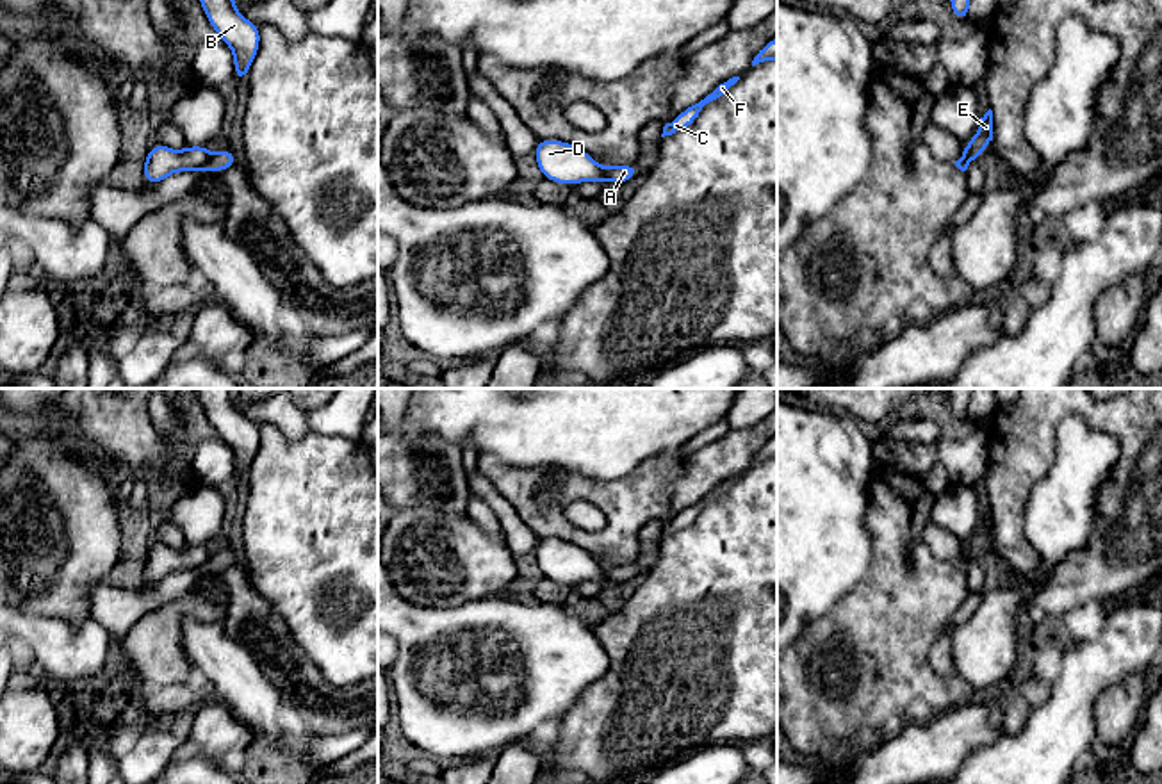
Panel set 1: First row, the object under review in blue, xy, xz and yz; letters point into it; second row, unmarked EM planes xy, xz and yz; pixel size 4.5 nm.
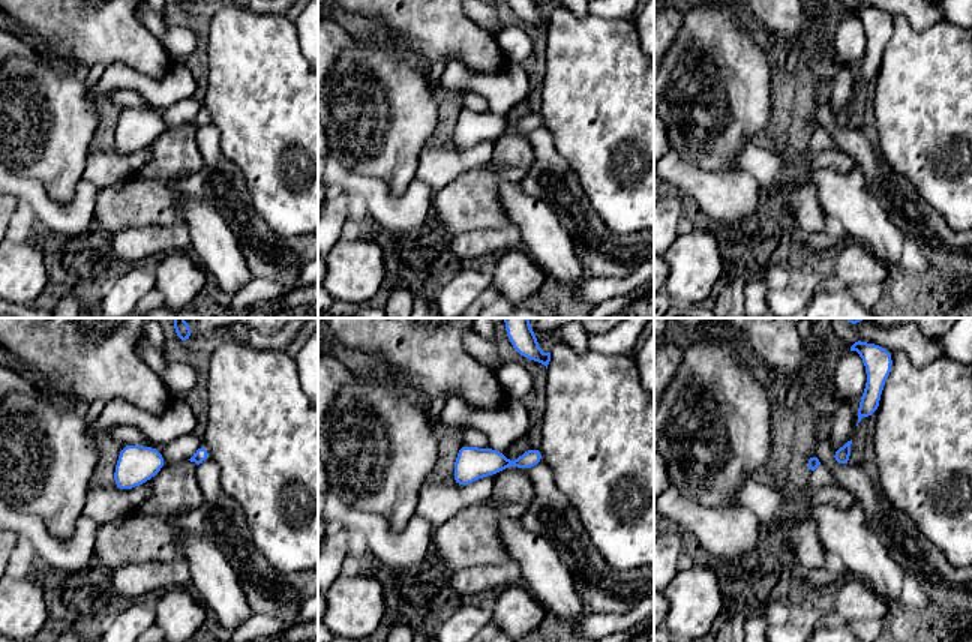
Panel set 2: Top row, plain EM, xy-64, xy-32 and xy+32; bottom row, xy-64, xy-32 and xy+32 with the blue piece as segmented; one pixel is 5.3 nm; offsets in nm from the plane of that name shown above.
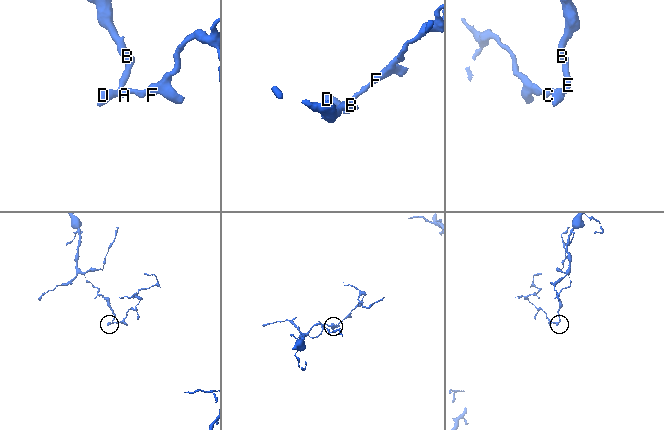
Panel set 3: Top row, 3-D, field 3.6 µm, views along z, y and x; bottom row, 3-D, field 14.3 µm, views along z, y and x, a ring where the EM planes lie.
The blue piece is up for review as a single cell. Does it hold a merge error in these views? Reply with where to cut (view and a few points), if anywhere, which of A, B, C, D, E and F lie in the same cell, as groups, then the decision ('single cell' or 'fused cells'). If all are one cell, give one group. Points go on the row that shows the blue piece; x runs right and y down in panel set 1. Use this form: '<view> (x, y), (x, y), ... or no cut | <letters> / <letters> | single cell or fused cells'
xy (212, 155), (202, 168) | A C F / B D E | fused cells

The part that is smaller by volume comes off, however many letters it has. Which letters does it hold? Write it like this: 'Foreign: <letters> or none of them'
Foreign: A, C, F

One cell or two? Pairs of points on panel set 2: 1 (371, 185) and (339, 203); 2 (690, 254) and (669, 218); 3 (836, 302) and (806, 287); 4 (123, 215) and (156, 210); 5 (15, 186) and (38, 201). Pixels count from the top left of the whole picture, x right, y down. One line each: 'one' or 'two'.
1: two
2: two
3: two
4: one
5: one

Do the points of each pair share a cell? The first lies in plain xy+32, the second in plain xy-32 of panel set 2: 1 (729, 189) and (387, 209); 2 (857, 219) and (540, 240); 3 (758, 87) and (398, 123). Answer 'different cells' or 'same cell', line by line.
1: same cell
2: same cell
3: same cell

